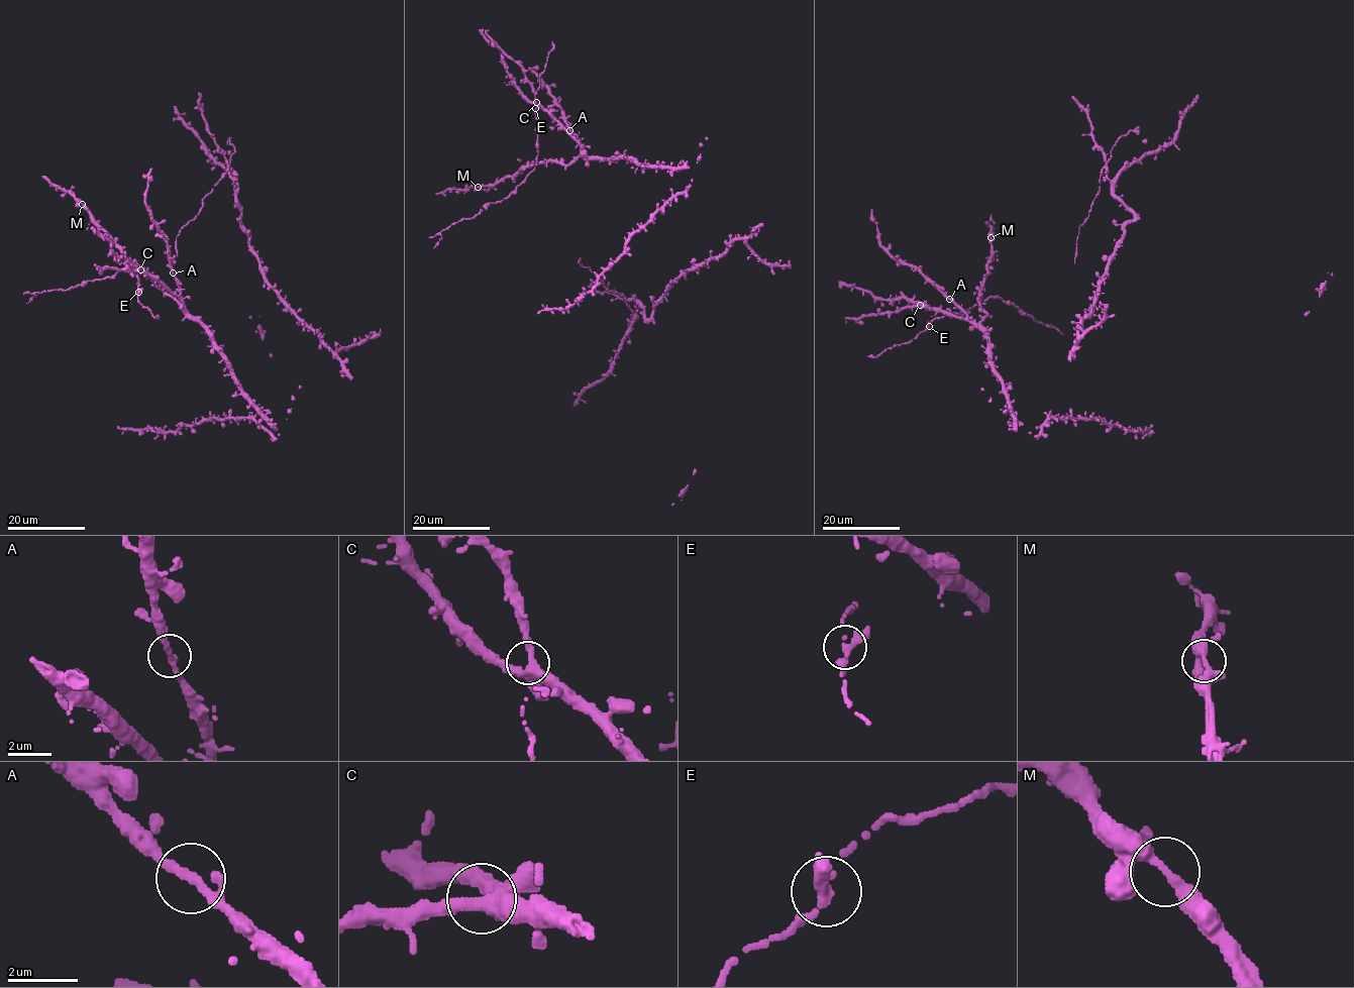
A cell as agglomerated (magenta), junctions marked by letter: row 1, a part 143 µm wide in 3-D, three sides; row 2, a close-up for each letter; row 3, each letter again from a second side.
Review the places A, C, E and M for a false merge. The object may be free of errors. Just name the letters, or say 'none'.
none

